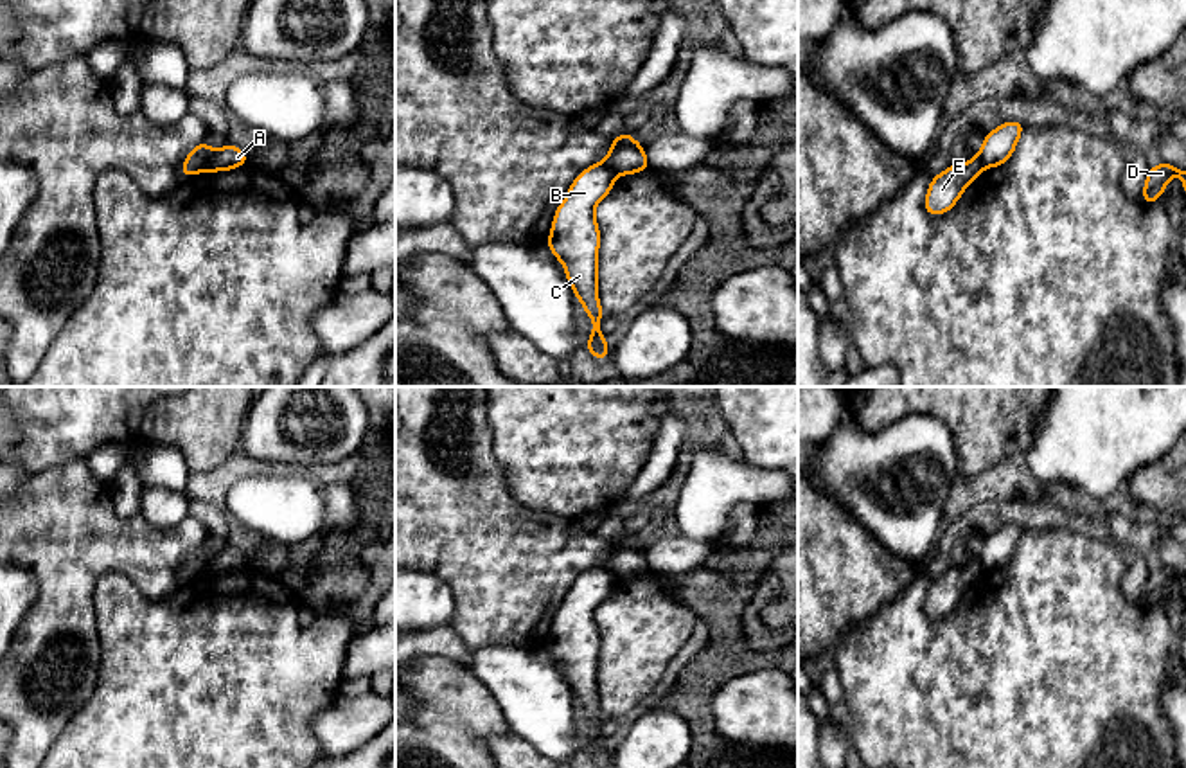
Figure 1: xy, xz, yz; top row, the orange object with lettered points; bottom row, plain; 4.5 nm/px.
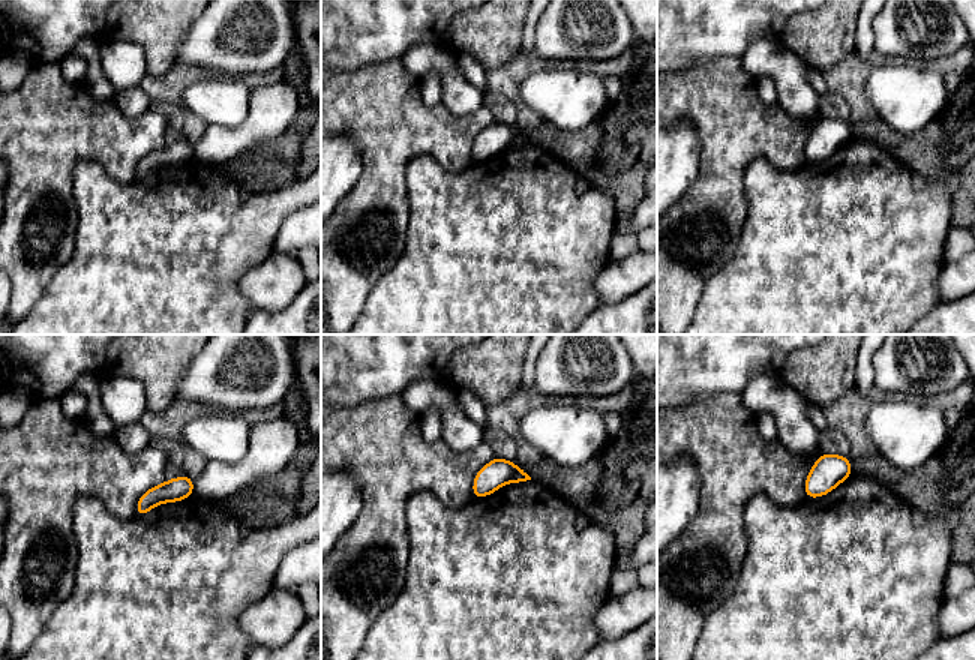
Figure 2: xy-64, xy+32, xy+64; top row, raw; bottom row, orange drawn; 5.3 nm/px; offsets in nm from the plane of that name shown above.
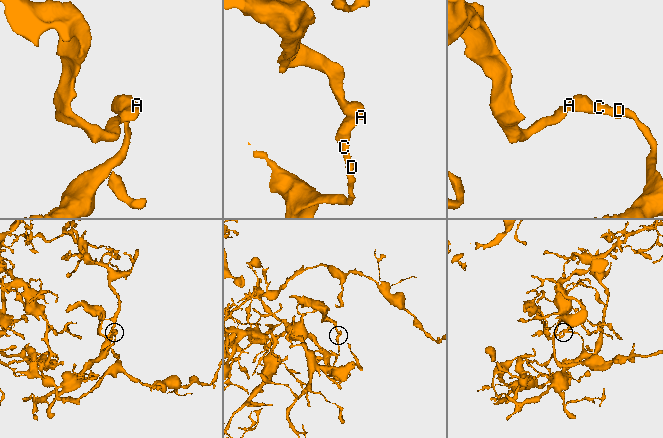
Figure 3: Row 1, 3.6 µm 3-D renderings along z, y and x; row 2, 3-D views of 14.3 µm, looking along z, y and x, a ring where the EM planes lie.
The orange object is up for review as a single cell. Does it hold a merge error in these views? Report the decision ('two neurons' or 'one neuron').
two neurons

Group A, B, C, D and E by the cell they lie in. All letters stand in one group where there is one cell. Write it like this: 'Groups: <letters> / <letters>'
Groups: A E / B C D

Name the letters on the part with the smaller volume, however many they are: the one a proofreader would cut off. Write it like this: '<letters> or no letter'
A, E

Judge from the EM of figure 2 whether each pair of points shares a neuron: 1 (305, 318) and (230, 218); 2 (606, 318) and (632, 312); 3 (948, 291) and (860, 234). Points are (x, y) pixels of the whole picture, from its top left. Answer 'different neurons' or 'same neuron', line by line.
1: different neurons
2: same neuron
3: different neurons

